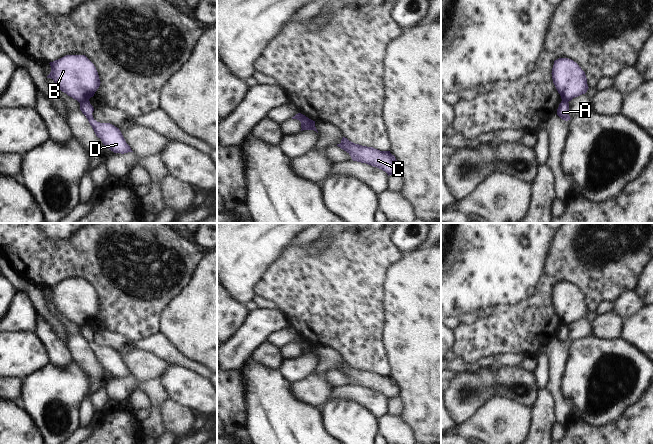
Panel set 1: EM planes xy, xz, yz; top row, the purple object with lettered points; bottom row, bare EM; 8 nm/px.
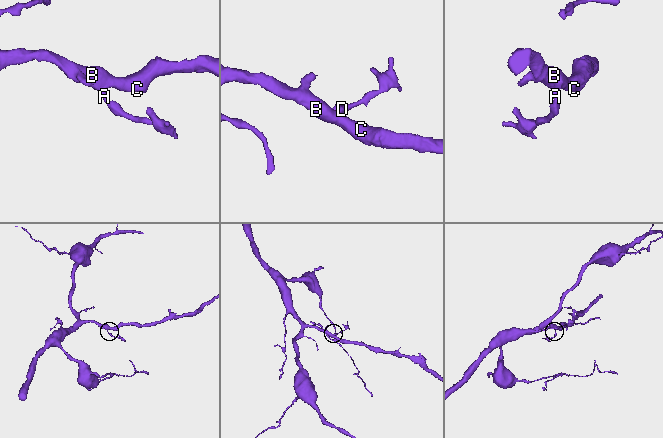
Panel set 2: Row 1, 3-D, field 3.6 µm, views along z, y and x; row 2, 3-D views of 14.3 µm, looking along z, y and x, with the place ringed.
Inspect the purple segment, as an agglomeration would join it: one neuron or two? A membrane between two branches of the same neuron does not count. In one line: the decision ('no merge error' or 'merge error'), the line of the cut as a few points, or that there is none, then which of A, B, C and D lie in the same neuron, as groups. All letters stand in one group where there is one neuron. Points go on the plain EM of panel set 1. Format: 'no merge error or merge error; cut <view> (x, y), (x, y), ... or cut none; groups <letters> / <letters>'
merge error; cut xy (88, 323), (80, 327); groups A D / B C

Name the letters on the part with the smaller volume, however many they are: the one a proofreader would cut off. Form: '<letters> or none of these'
A, D

